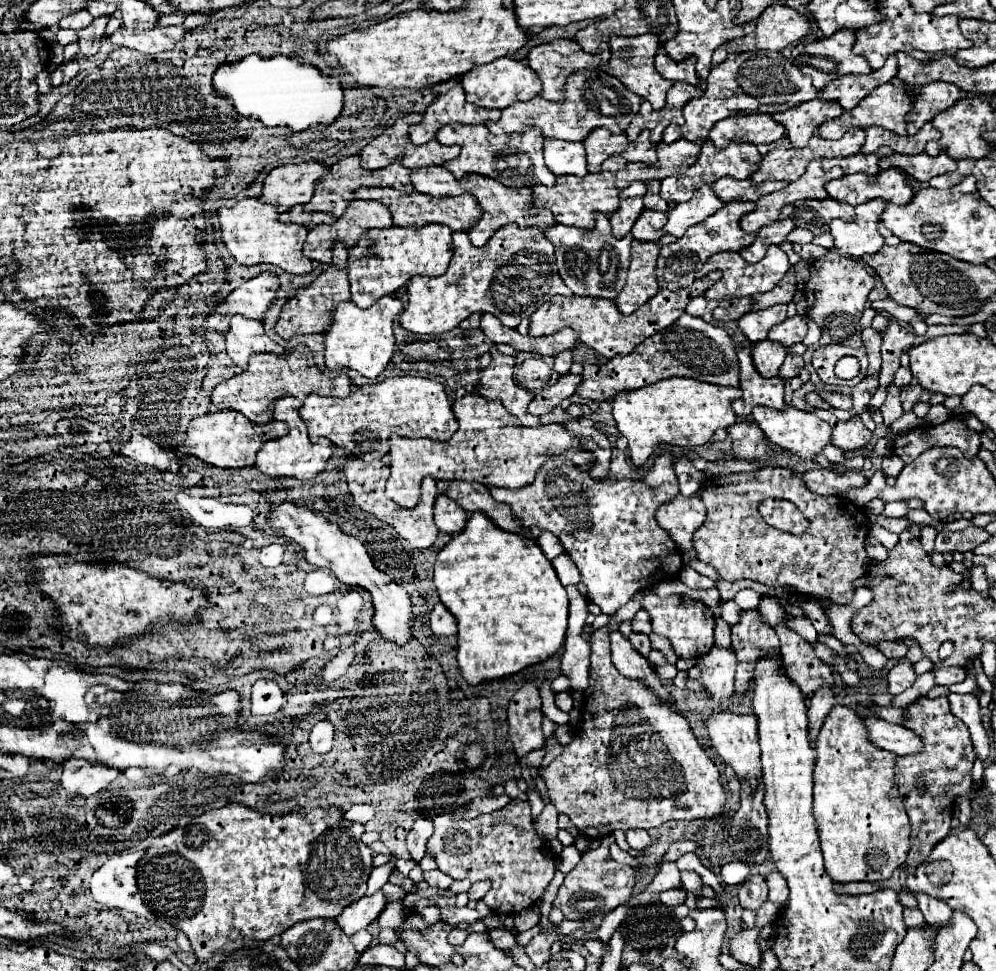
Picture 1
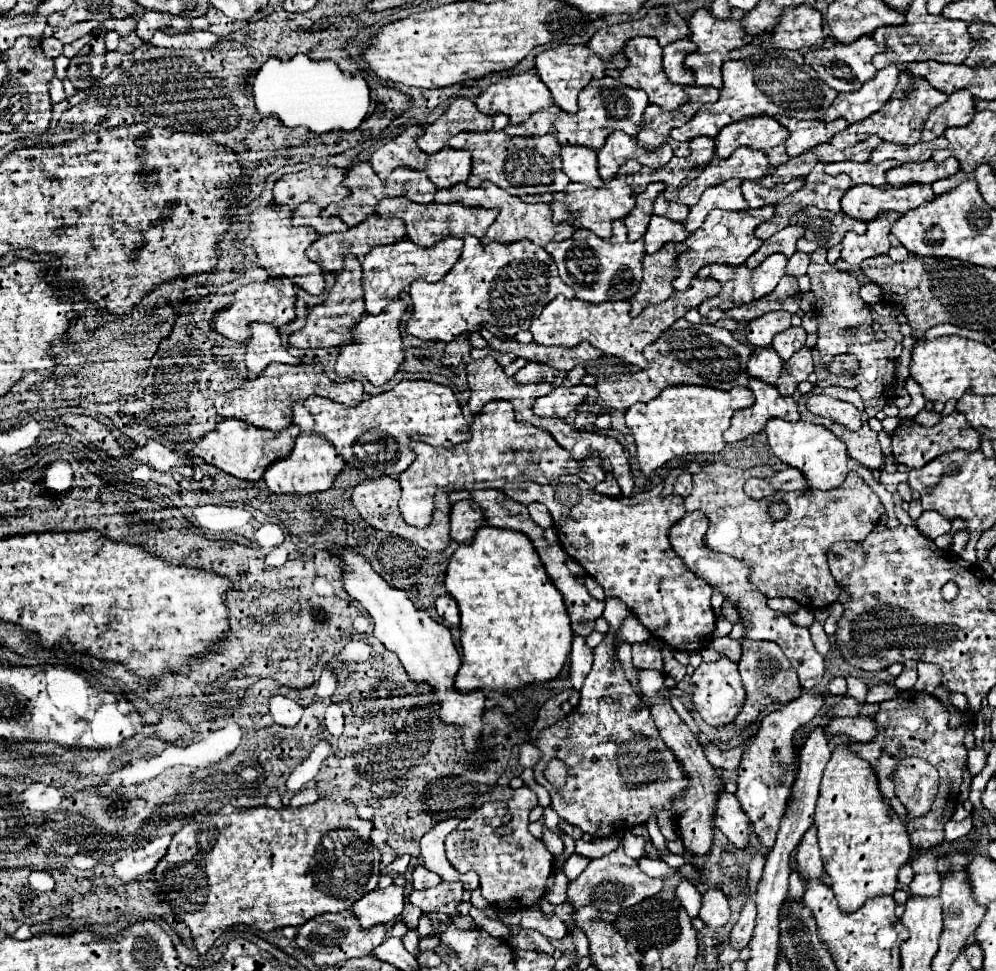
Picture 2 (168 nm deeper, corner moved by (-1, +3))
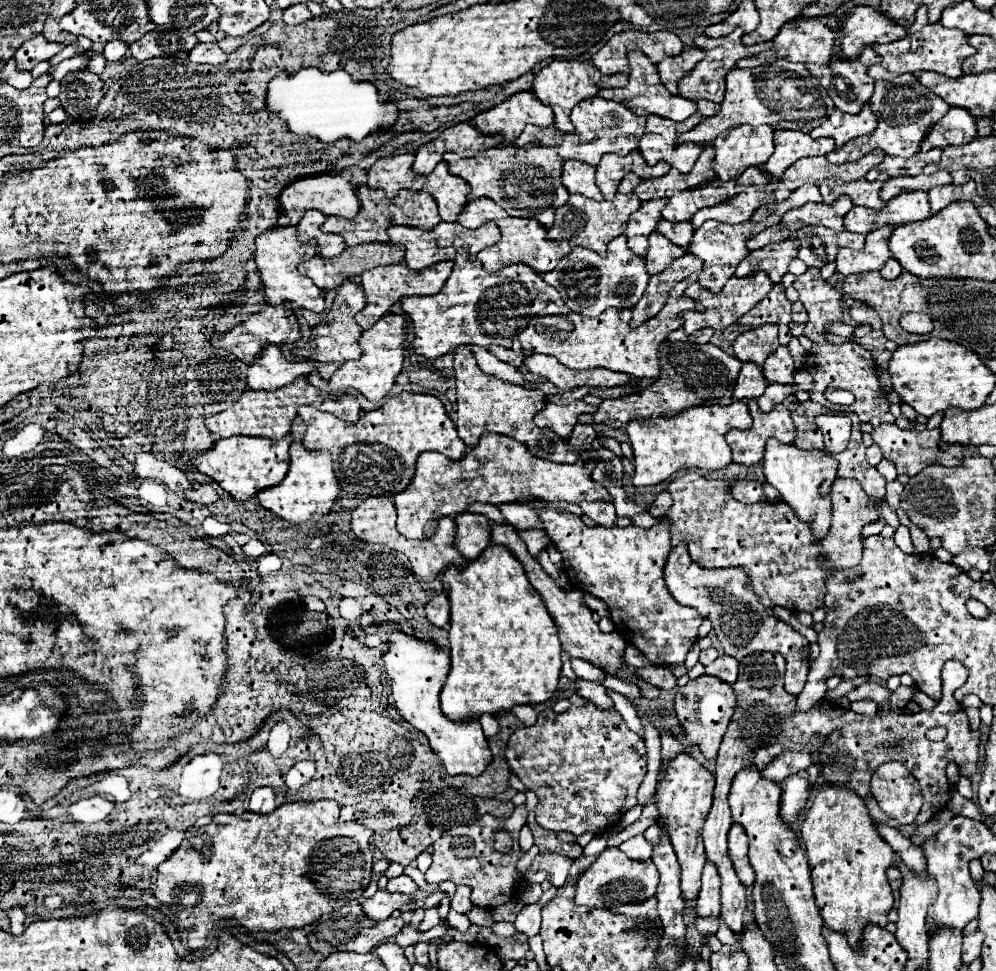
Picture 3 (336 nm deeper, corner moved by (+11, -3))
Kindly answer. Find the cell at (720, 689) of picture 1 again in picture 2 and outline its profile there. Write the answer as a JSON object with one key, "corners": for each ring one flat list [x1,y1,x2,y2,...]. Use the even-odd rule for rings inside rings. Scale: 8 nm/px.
{"corners":[[724,657,714,663,702,663,690,677,690,687,694,687,692,701,694,701,696,711,712,727,724,727,732,723,736,715,740,713,740,707,744,705,744,699,746,699,746,691,738,673,738,665]]}

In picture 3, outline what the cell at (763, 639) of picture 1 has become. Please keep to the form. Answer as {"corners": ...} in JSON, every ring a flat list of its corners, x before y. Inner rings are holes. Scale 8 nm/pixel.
{"corners":[[752,653,740,661,738,679,732,685,734,693,738,695,736,697,738,705,736,705,730,727,722,739,722,745,720,745,720,751,716,757,714,803,712,803,710,815,706,817,706,823,702,829,706,857,708,857,708,861,712,861,716,865,720,881,722,881,722,887,720,887,722,915,734,933,742,931,748,903,746,903,744,885,740,883,738,875,732,869,732,861,728,857,728,847,726,847,726,835,732,825,730,807,726,801,728,793,730,793,732,777,744,765,760,765,760,769,764,769,768,765,768,761,772,761,772,757,776,757,776,753,782,753,784,749,800,749,800,745,806,745,810,735,814,735,814,733,828,735,834,729,840,729,840,739,836,741,836,745,822,745,820,749,812,749,814,761,818,761,822,765,822,773,826,777,826,781,852,787,868,805,870,817,874,819,876,825,896,827,906,837,910,837,918,825,914,823,914,825,904,827,904,825,892,821,888,815,884,815,880,811,876,799,870,793,870,777,876,771,876,767,886,761,906,763,906,767,912,771,912,775,922,785,922,795,924,795,922,819,926,819,930,813,934,815,946,807,946,799,948,799,946,765,950,761,956,761,960,767,960,773,970,777,976,771,976,761,978,761,980,731,970,731,964,707,960,703,956,703,956,699,952,697,954,689,960,687,964,683,964,679,968,677,968,671,960,663,948,661,942,669,942,675,948,675,948,677,944,677,944,695,932,711,918,711,912,715,912,713,894,709,886,715,876,713,874,717,864,717,850,709,838,707,838,703,820,701,808,713,792,713,792,705,796,705,796,697,784,691,784,659,778,653],[936,725,942,725,948,729,946,739,940,743,926,739,926,731]]}

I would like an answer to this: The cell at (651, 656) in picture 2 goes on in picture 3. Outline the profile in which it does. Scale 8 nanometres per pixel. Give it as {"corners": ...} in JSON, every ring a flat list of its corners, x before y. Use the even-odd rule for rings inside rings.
{"corners":[[648,665,642,669,636,669,636,677,648,685,656,685,660,689,676,687,676,677,670,673,668,667,662,667,662,665]]}

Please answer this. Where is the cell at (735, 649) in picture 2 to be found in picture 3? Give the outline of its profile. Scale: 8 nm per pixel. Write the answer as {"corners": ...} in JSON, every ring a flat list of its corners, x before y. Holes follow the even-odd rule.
{"corners":[[720,655,716,661,712,661,706,667,706,673,732,685,736,681,736,677,738,677,738,661,732,659,730,655]]}

